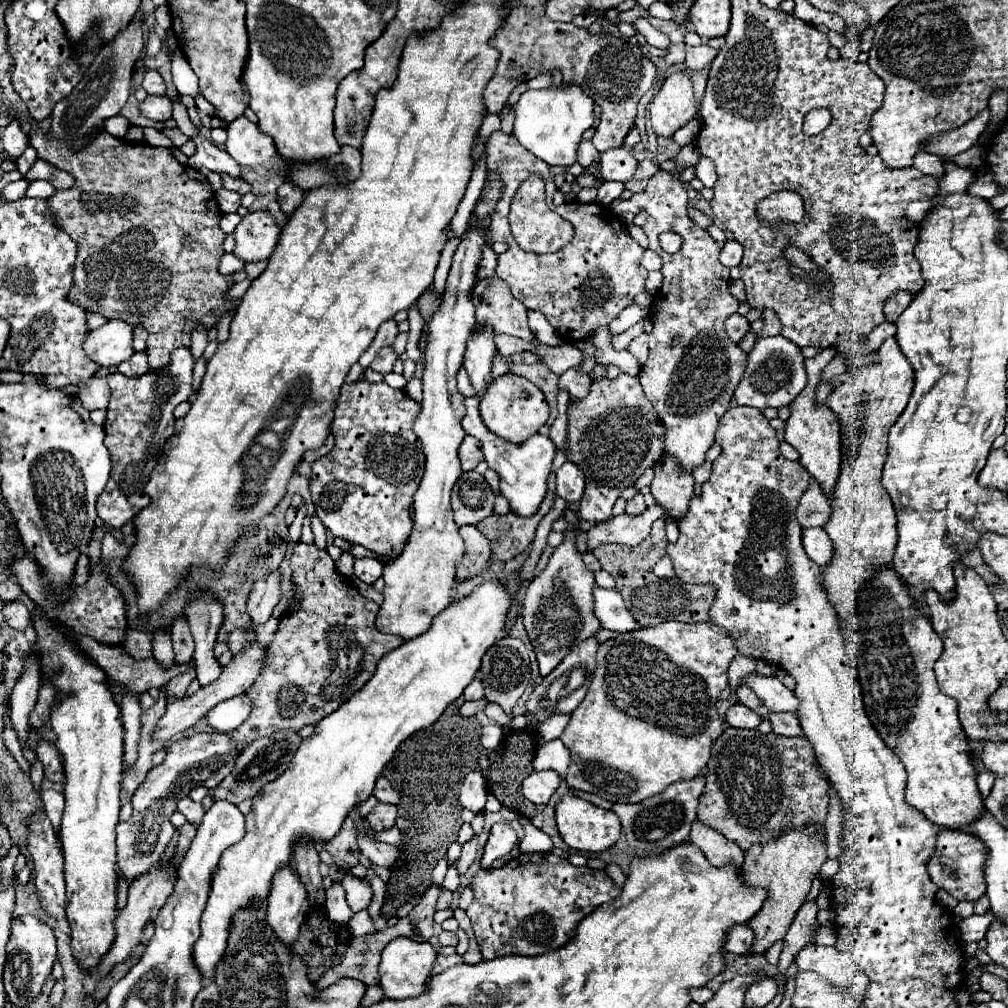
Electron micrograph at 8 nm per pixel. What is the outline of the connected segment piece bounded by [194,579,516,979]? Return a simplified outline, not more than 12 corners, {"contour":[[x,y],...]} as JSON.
{"contour":[[496,579],[302,741],[222,853],[194,963],[266,899],[298,839],[330,841],[408,735],[436,723],[506,635]]}

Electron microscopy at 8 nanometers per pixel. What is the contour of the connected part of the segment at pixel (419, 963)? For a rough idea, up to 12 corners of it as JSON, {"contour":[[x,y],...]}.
{"contour":[[404,937],[384,947],[388,999],[428,991],[436,951]]}

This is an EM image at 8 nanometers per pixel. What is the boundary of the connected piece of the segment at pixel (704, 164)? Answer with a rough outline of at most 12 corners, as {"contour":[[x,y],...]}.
{"contour":[[700,157],[696,163],[696,177],[704,187],[714,187],[714,161]]}

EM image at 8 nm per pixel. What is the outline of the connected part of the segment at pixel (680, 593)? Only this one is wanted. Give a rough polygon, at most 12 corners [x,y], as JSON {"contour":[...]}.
{"contour":[[665,520],[636,547],[592,553],[642,627],[706,623],[712,583],[658,579]]}

